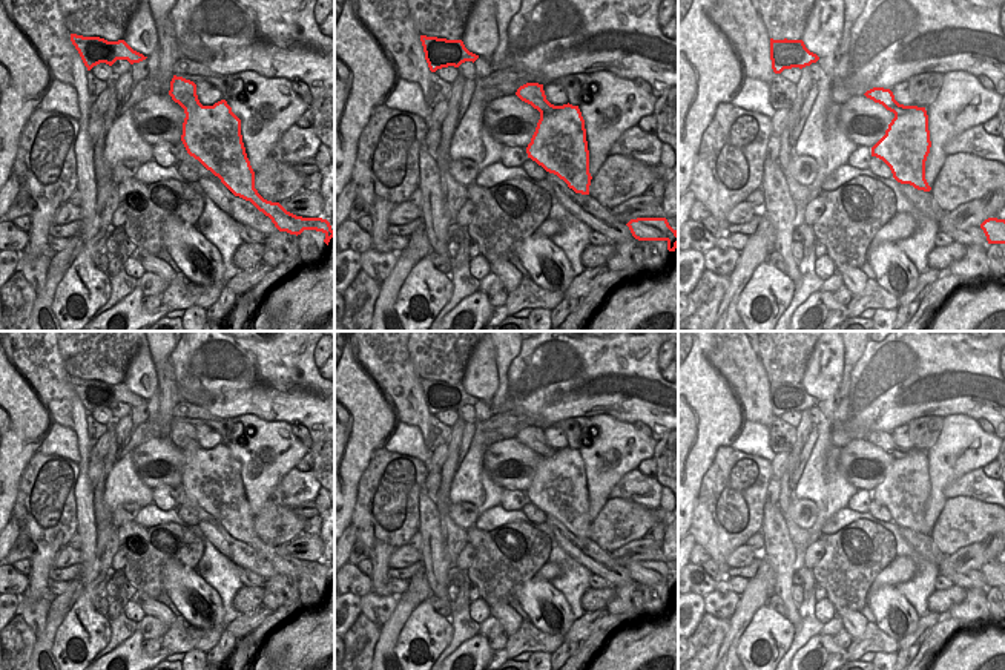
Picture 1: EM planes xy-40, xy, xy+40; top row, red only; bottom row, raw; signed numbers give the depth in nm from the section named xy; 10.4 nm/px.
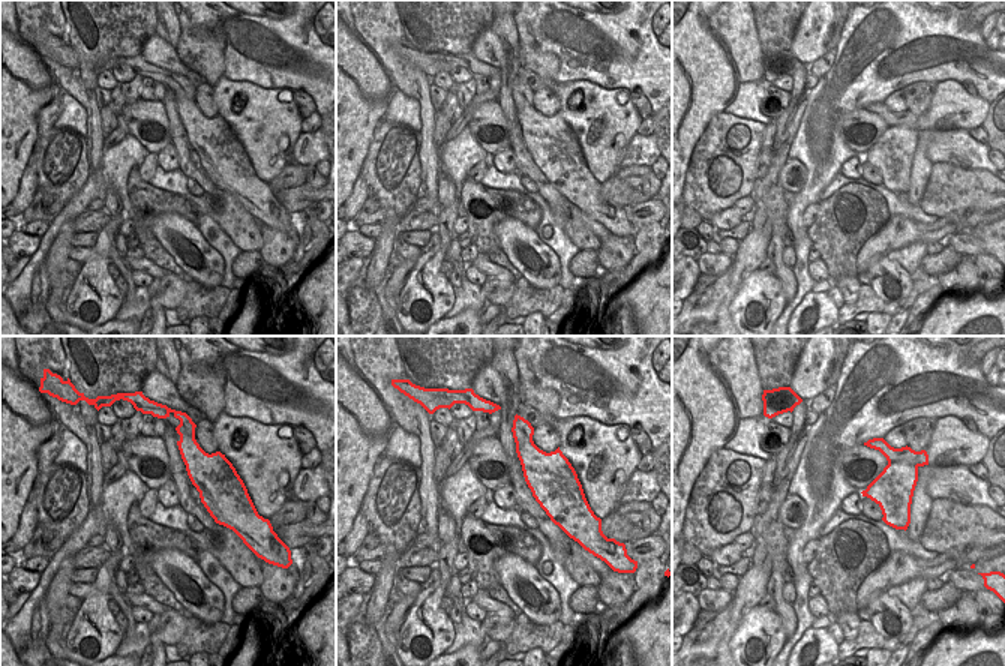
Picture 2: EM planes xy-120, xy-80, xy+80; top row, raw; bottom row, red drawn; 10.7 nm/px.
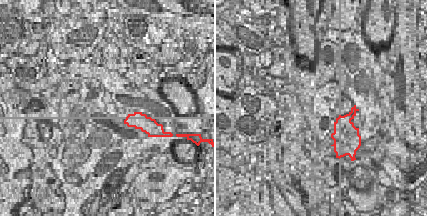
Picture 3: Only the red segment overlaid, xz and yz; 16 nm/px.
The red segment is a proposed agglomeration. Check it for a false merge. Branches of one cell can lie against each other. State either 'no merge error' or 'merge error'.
merge error

